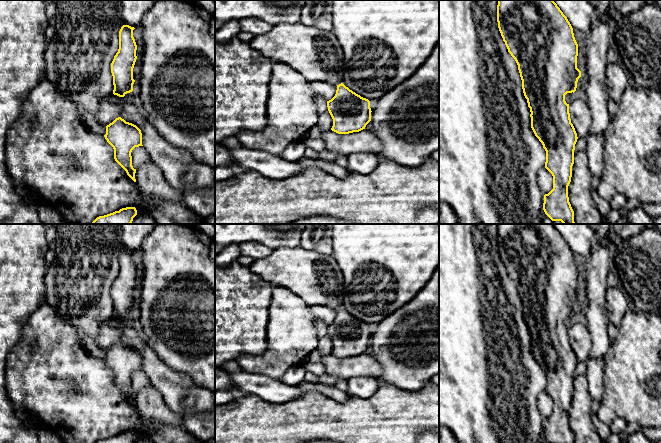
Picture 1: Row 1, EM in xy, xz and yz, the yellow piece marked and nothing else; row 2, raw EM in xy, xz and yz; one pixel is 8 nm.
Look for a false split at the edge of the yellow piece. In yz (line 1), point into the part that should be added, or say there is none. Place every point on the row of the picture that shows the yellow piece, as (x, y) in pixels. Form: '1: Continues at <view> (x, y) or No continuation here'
1: No continuation here

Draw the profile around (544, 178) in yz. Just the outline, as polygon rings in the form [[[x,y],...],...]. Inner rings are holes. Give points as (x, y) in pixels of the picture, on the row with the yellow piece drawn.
[[[545,167],[538,171],[537,182],[544,195],[553,189],[553,176]]]

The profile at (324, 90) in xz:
[[[311,82],[310,85],[315,95],[323,98],[325,101],[331,100],[336,94],[336,85],[326,82]]]

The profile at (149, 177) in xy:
[[[147,163],[136,169],[135,179],[142,195],[146,199],[162,199],[177,201],[184,192],[175,189],[164,177],[160,167],[154,163]]]

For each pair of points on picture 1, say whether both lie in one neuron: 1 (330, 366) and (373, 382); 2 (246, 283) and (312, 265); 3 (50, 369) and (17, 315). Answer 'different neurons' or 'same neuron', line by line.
1: different neurons
2: different neurons
3: different neurons

